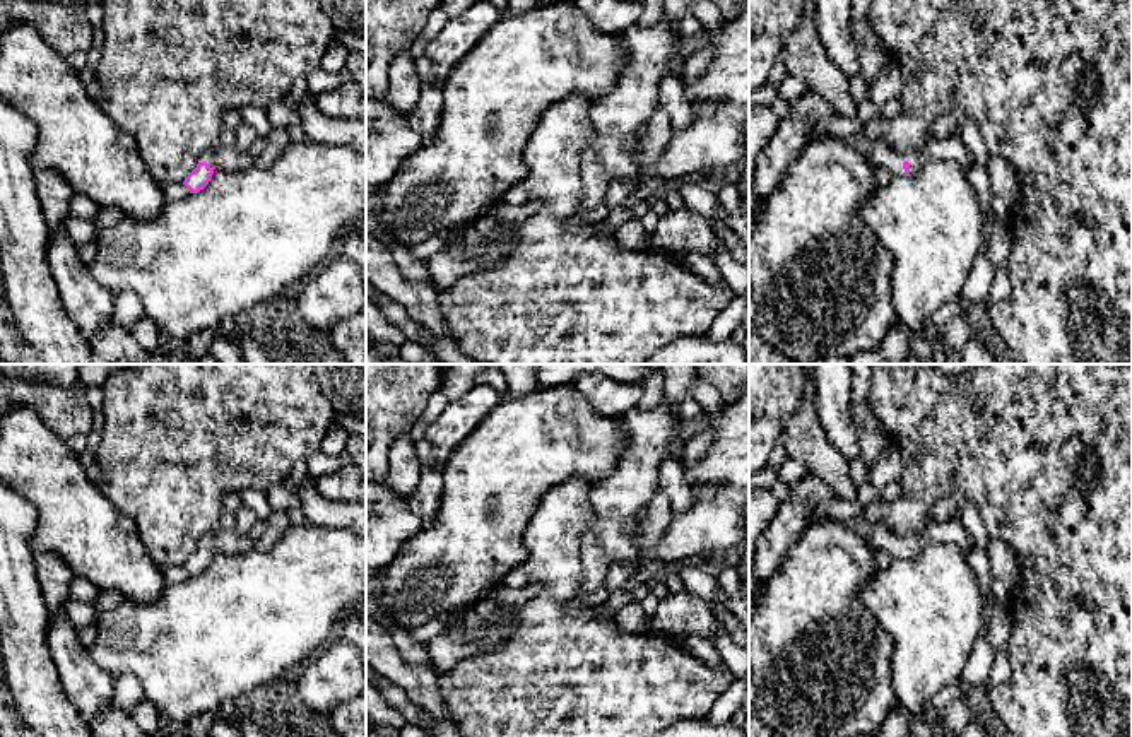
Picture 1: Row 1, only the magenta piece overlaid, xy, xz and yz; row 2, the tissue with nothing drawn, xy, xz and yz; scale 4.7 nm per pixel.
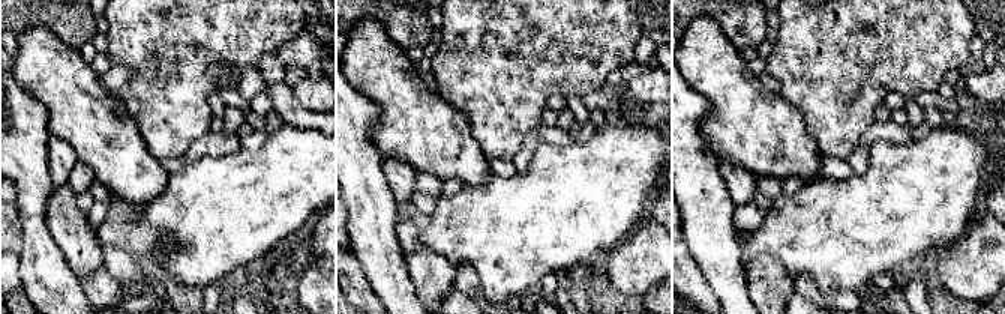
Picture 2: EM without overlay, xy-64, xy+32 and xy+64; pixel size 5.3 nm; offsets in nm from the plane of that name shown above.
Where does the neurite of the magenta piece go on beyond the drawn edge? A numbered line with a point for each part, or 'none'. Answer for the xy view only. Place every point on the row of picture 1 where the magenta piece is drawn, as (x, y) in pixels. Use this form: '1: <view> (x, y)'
1: xy (229, 158)

